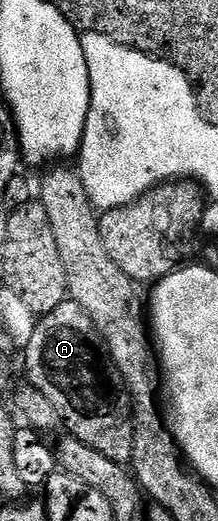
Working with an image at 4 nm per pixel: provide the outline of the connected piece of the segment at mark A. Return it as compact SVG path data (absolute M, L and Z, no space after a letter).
M63 300L57 310L49 310L49 314L38 317L25 355L26 379L49 398L64 429L85 442L85 446L105 454L105 458L113 458L113 462L124 466L130 465L135 441L131 396L115 369L97 326L93 326L93 318L89 318L75 300Z

